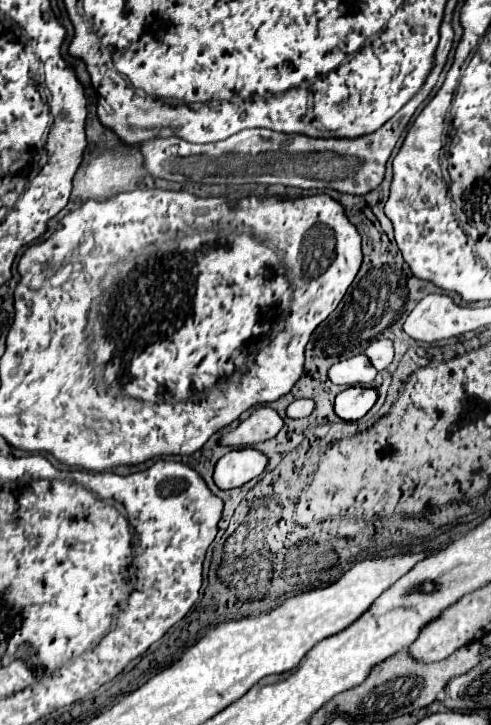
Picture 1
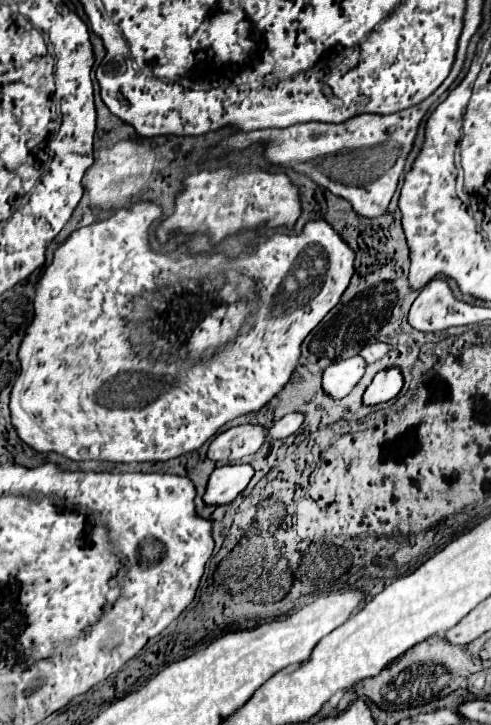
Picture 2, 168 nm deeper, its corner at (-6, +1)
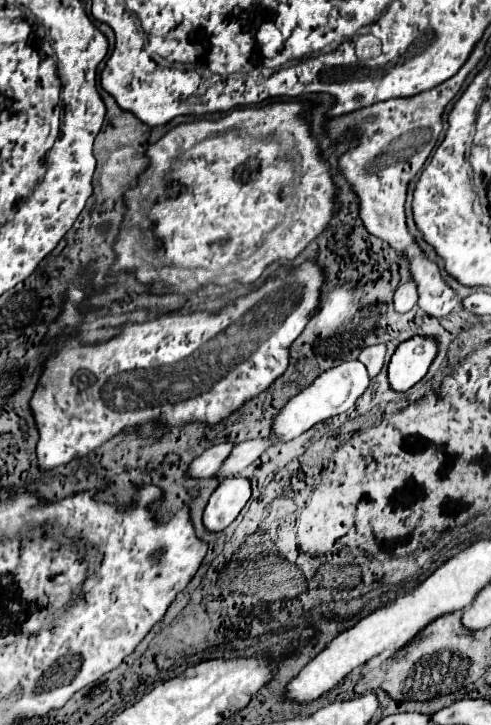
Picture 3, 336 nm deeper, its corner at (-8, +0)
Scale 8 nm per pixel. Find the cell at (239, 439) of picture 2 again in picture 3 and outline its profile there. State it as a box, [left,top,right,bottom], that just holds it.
[188,443,234,479]

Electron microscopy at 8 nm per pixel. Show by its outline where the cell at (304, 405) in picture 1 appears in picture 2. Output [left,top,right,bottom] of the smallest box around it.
[268,412,304,440]

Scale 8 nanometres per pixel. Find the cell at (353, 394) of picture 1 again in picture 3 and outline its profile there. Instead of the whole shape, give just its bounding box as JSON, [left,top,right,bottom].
[388,335,438,391]

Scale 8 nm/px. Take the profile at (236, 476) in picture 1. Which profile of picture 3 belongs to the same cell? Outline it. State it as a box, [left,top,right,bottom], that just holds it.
[204,477,250,533]

